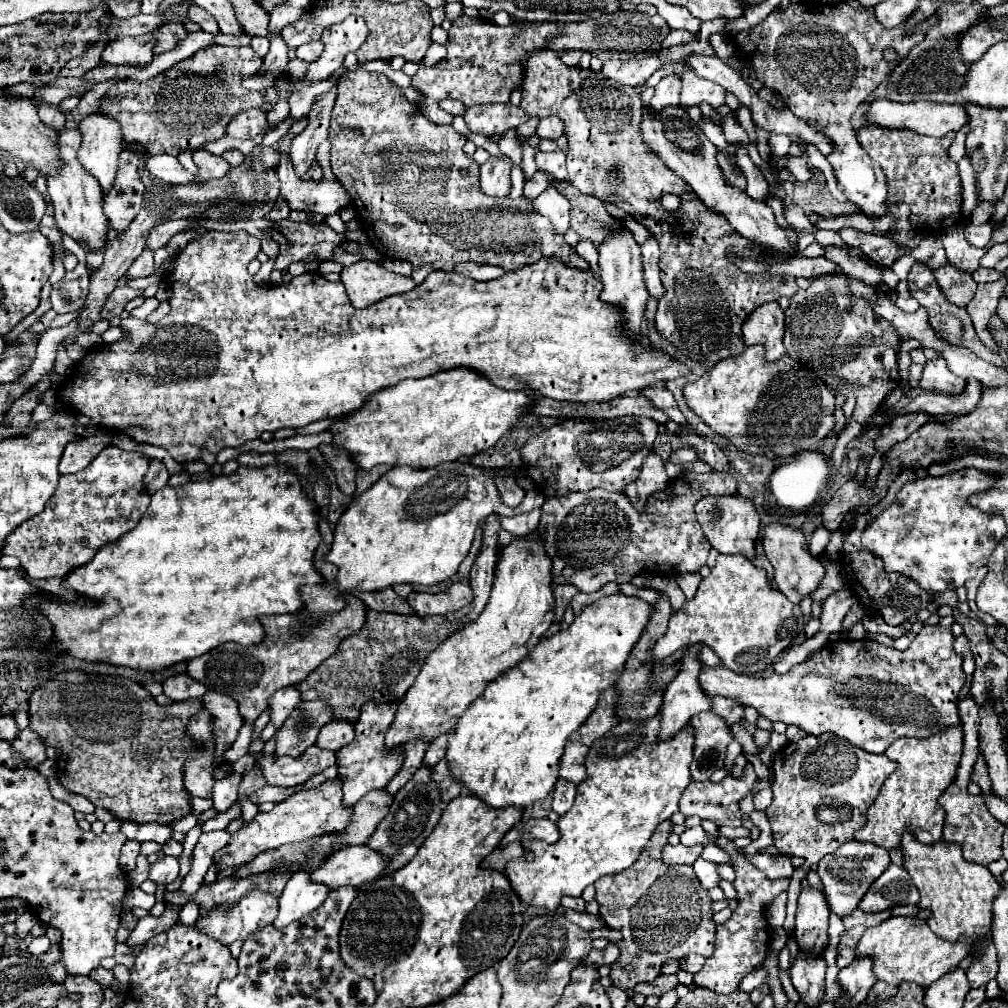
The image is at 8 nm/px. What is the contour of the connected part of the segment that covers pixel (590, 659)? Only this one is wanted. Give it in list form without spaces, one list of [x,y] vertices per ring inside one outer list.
[[[623,593],[603,597],[601,601],[585,607],[583,613],[569,625],[569,629],[541,641],[541,645],[537,645],[537,649],[533,649],[533,653],[529,653],[521,665],[493,679],[485,687],[483,695],[469,705],[461,721],[457,721],[455,733],[447,739],[445,759],[453,779],[465,785],[471,795],[495,809],[531,809],[535,801],[545,799],[559,777],[559,759],[563,755],[565,741],[597,707],[601,691],[613,687],[621,677],[621,669],[635,641],[641,637],[641,631],[649,621],[649,613],[651,605],[643,599]]]

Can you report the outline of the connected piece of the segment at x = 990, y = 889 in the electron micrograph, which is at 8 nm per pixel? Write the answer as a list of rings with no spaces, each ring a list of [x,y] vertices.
[[[907,831],[903,835],[903,857],[905,857],[905,869],[911,875],[915,887],[919,889],[919,903],[917,909],[927,909],[931,911],[931,917],[927,917],[927,925],[933,929],[935,935],[939,935],[945,941],[957,941],[961,935],[971,939],[973,949],[969,955],[979,955],[977,945],[981,945],[989,935],[991,935],[991,923],[993,923],[993,897],[1001,891],[1001,883],[991,875],[991,871],[983,865],[973,865],[963,859],[959,845],[951,843],[947,845],[945,841],[939,841],[935,845],[923,845],[915,841],[915,837]]]

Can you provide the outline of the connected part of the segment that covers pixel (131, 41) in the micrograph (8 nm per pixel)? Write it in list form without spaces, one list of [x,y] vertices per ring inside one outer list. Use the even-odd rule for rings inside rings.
[[[145,33],[139,37],[121,37],[109,41],[101,53],[101,65],[147,67],[153,59],[153,37],[155,33]]]

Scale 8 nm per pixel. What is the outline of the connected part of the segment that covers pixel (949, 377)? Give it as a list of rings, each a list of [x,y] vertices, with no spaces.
[[[941,357],[927,361],[923,377],[919,381],[919,387],[931,393],[943,393],[943,395],[961,395],[965,391],[965,379],[951,373]]]

